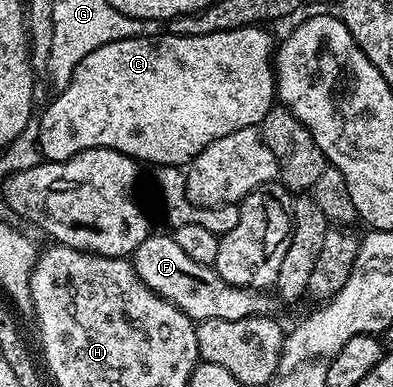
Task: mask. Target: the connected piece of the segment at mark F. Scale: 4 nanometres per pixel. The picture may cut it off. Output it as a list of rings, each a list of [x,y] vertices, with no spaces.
[[[168,233],[148,235],[146,241],[142,241],[142,245],[138,245],[138,249],[132,252],[130,262],[140,280],[154,294],[161,295],[170,305],[174,305],[194,321],[202,319],[238,321],[248,319],[252,315],[271,316],[272,310],[276,307],[277,300],[271,294],[268,296],[268,293],[260,289],[234,287],[222,281],[215,266],[198,265],[183,252],[178,241],[174,241]]]

